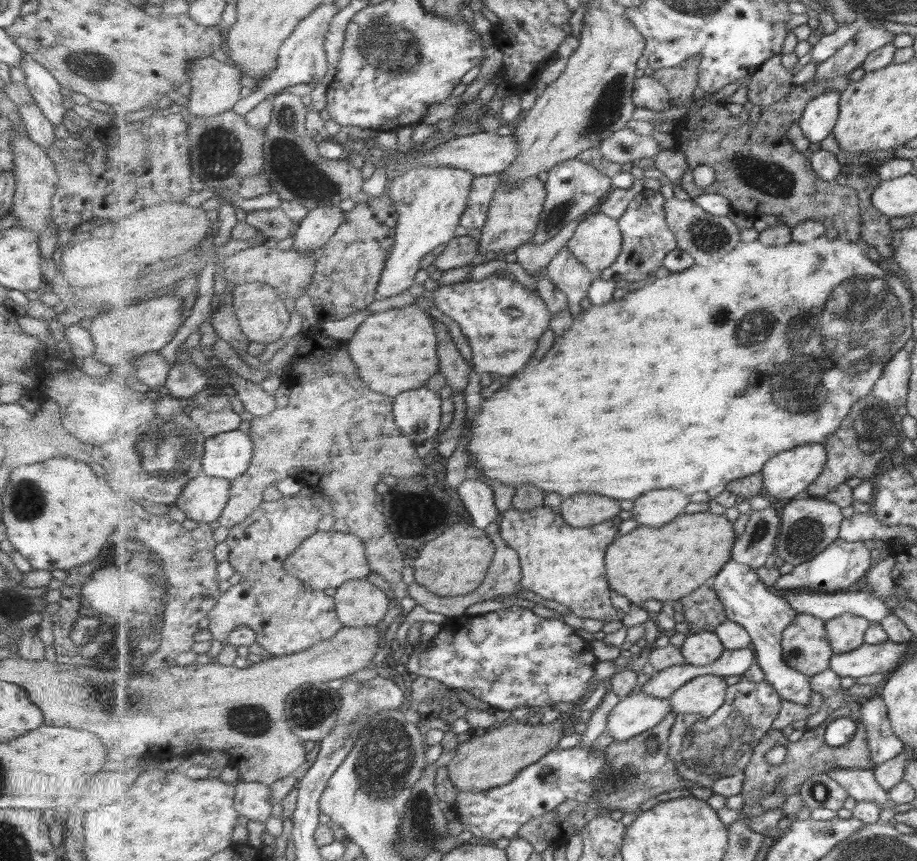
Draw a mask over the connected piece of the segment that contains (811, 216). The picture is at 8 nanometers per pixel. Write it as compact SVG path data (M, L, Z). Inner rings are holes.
M701 55L690 56L674 69L659 69L652 74L670 90L672 106L669 112L675 107L685 110L685 114L683 112L676 121L674 130L675 148L687 155L688 168L679 180L682 189L693 199L703 192L722 194L731 202L732 210L753 219L761 214L772 214L793 227L803 221L818 220L826 228L834 228L840 238L859 242L862 218L857 190L820 178L814 171L812 160L798 152L789 140L791 124L799 124L810 102L828 90L842 94L852 82L849 76L827 79L823 83L817 83L813 78L805 85L795 87L787 98L761 108L758 123L751 126L748 120L741 122L738 116L733 116L725 108L725 104L719 102L699 100L699 107L693 107L693 94L699 86L699 58ZM697 166L710 166L714 170L715 180L708 187L695 185L691 172Z

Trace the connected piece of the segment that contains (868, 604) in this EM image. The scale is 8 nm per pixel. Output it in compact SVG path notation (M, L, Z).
M850 589L837 593L787 591L782 597L797 612L815 615L824 621L851 613L880 623L888 614L894 614L877 594L865 590Z

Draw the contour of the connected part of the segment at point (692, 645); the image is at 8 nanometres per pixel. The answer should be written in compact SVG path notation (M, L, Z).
M701 631L689 632L680 649L689 664L705 666L721 658L727 648L716 632Z

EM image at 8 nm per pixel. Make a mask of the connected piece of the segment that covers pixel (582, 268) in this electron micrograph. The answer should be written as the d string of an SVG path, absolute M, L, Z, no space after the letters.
M568 246L548 264L546 275L569 298L571 312L577 316L583 312L581 300L588 298L589 288L598 274L589 270L571 251Z

